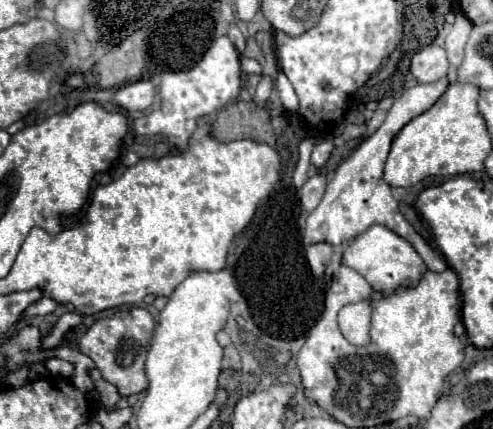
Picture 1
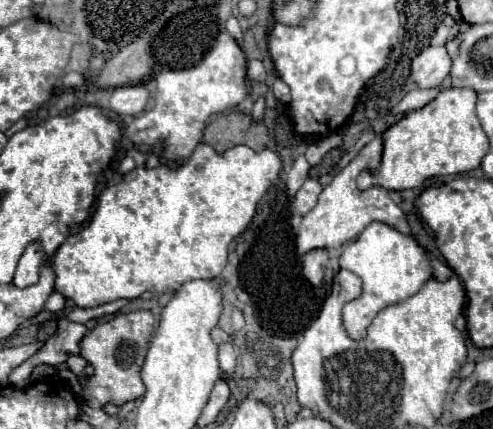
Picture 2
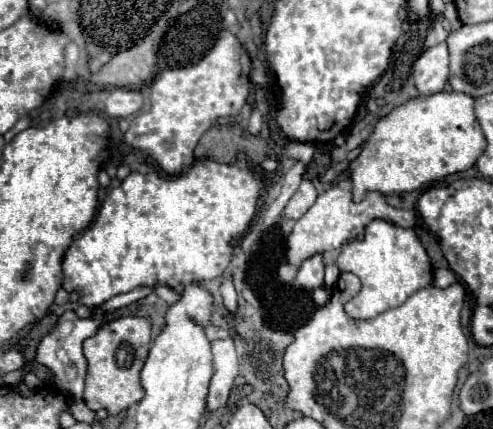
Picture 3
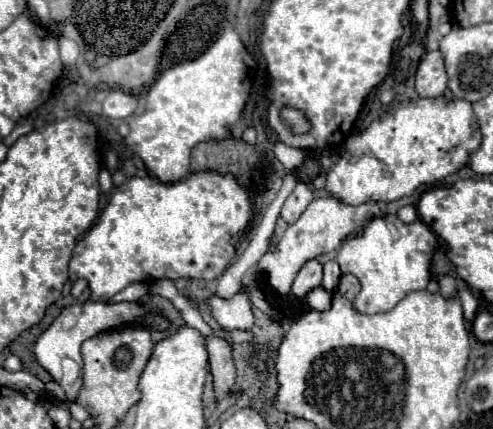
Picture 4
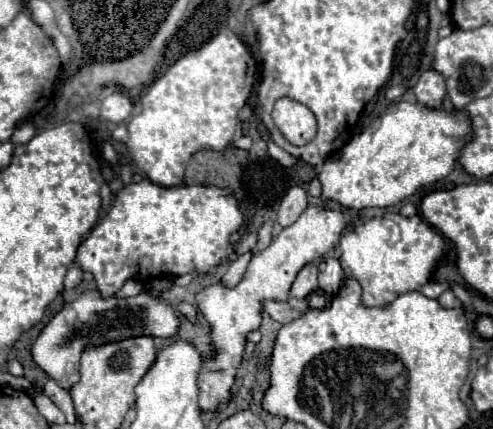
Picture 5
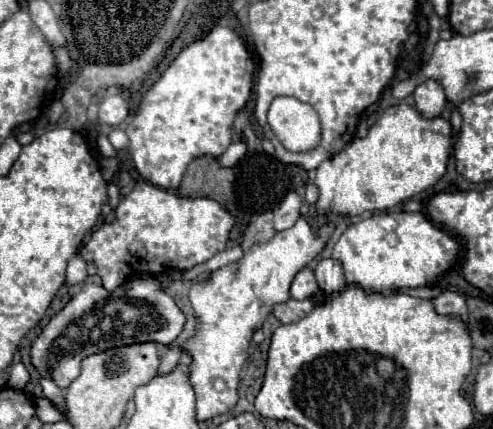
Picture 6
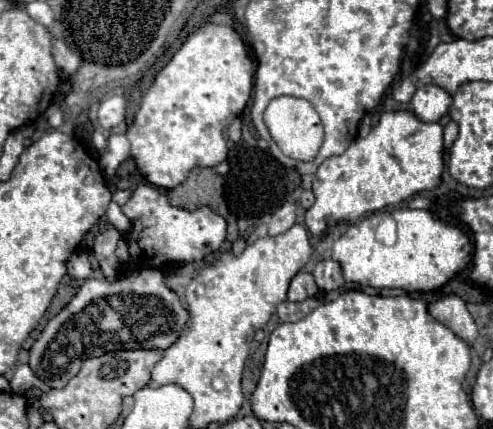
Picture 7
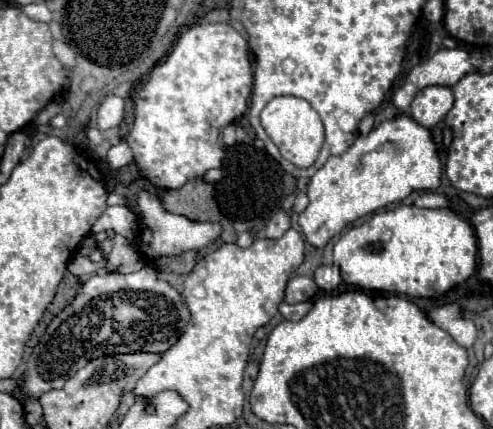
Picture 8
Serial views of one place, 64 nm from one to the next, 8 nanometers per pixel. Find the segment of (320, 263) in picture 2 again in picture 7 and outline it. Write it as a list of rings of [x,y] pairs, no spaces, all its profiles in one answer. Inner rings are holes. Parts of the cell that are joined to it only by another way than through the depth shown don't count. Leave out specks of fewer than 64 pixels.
[[[300,272],[292,278],[290,282],[290,288],[288,288],[288,300],[290,302],[302,302],[306,298],[312,298],[318,294],[318,286],[312,278],[312,274],[306,274],[306,272]]]

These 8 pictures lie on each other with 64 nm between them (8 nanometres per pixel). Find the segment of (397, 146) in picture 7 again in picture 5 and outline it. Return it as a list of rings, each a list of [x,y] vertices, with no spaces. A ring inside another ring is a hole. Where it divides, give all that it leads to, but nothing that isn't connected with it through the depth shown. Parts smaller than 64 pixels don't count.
[[[416,102],[390,104],[388,110],[380,114],[362,134],[356,134],[336,158],[328,158],[324,162],[324,168],[318,174],[322,184],[322,200],[338,202],[344,210],[396,206],[398,202],[416,194],[420,188],[434,184],[452,172],[454,162],[460,156],[460,148],[464,148],[468,142],[468,128],[468,114],[464,110],[446,112],[440,108],[440,112],[428,112],[428,108],[420,108]]]

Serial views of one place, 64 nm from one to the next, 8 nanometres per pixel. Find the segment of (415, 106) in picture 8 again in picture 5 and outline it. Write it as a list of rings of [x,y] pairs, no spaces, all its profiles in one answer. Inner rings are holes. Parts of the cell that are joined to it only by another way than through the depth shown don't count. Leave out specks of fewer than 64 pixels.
[[[426,70],[418,84],[412,88],[414,94],[416,94],[416,100],[428,108],[440,108],[442,106],[442,100],[446,96],[446,84],[444,84],[444,78],[434,72],[434,70]]]

